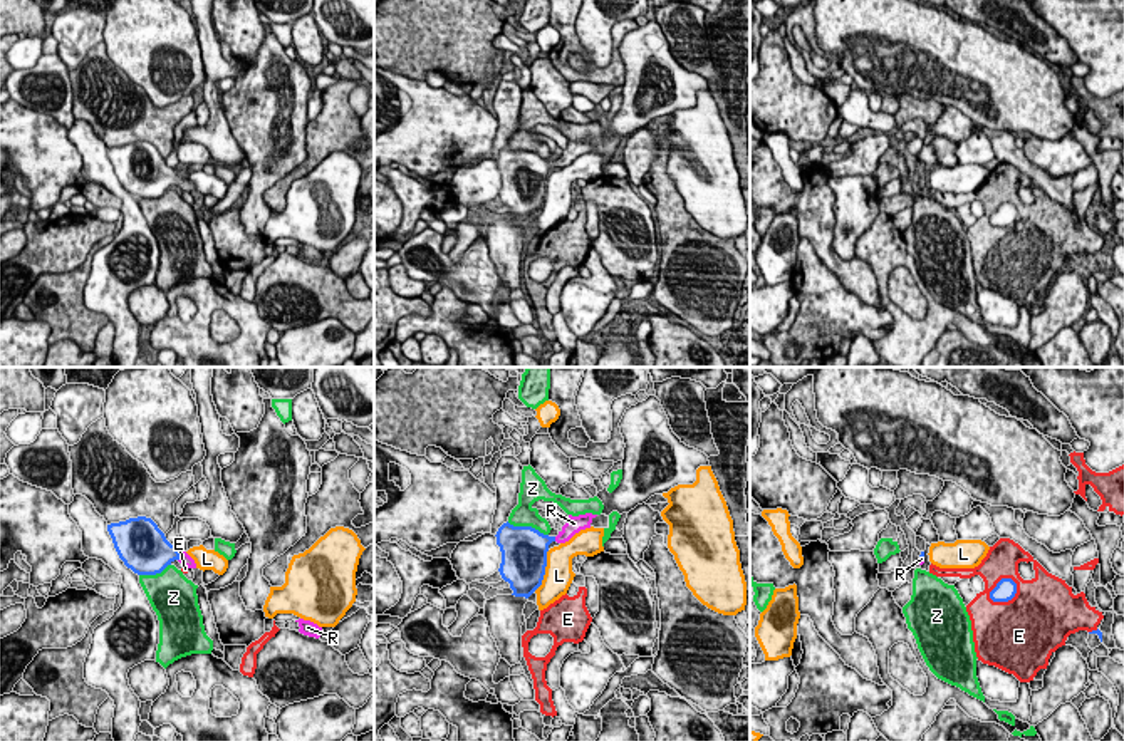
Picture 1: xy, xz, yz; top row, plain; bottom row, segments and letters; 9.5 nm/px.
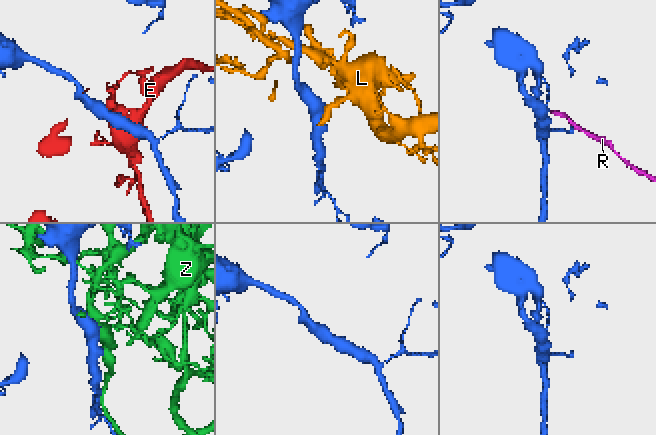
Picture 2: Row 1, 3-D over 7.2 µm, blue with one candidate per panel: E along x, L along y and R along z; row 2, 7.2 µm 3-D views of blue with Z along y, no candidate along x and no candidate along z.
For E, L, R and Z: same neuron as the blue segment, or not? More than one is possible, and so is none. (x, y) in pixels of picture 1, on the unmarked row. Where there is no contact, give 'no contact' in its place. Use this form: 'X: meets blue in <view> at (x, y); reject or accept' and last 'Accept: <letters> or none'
E: meets blue in yz at (1000, 205); reject
L: meets blue in xz at (544, 195); reject
R: meets blue in xy at (180, 180); accept
Z: meets blue in xz at (527, 151); reject
Accept: R

